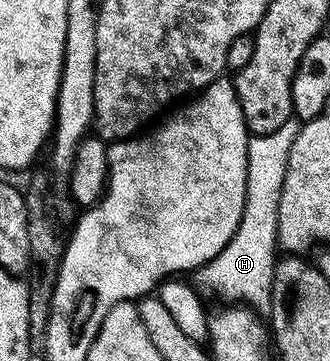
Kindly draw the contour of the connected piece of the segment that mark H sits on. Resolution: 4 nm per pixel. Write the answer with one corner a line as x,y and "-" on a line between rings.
247,169
246,199
242,219
230,243
222,251
193,272
193,284
208,290
230,303
243,303
255,312
270,310
273,273
278,260
277,227
281,180
270,171

